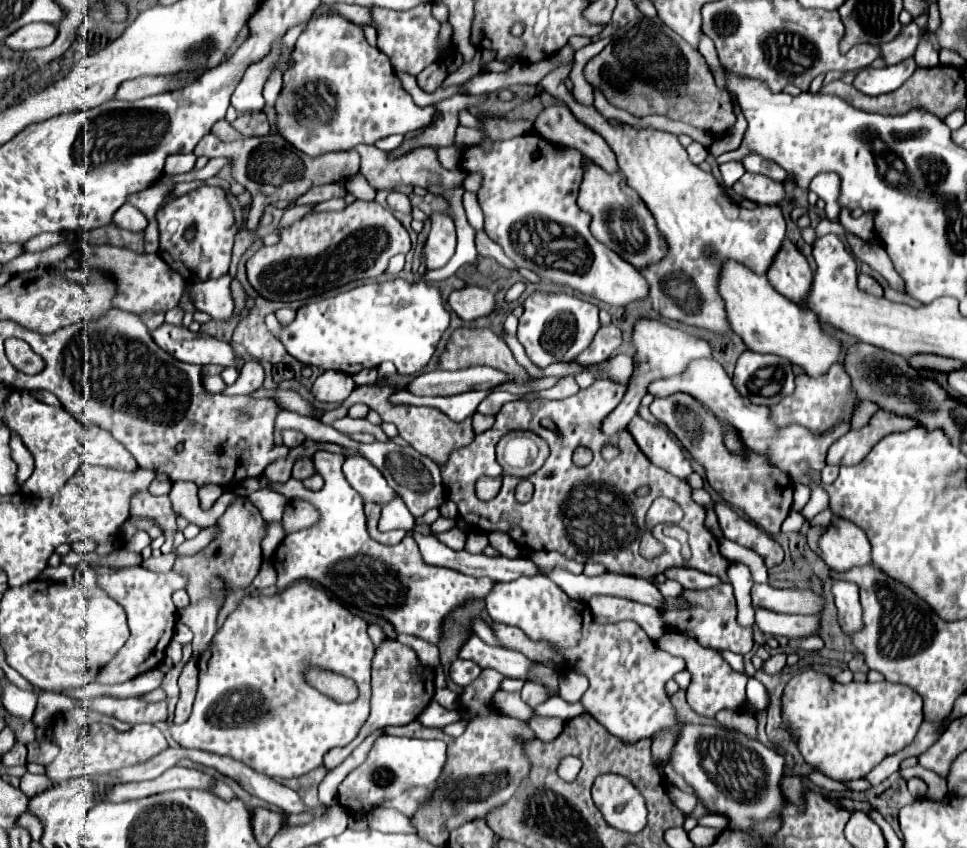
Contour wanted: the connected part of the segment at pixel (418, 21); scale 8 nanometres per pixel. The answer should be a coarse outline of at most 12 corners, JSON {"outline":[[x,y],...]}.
{"outline":[[430,4],[372,8],[378,48],[394,70],[420,74],[438,60]]}

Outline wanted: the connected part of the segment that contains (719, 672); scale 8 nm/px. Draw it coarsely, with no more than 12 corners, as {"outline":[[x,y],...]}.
{"outline":[[664,634],[656,646],[682,656],[692,684],[688,704],[714,718],[738,710],[746,676],[722,654],[684,634]]}

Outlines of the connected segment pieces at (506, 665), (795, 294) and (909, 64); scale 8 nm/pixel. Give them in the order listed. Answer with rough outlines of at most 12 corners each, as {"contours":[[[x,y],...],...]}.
{"contours":[[[476,634],[460,648],[458,658],[506,678],[526,680],[534,664],[524,654],[490,646]],[[788,238],[766,276],[792,302],[812,286],[806,258]],[[914,58],[894,66],[864,68],[854,86],[880,96],[900,88],[916,70]]]}

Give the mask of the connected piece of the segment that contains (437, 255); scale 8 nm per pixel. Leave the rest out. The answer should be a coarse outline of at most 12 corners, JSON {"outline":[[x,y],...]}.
{"outline":[[430,214],[432,232],[424,246],[428,270],[448,264],[456,248],[454,222]]}

